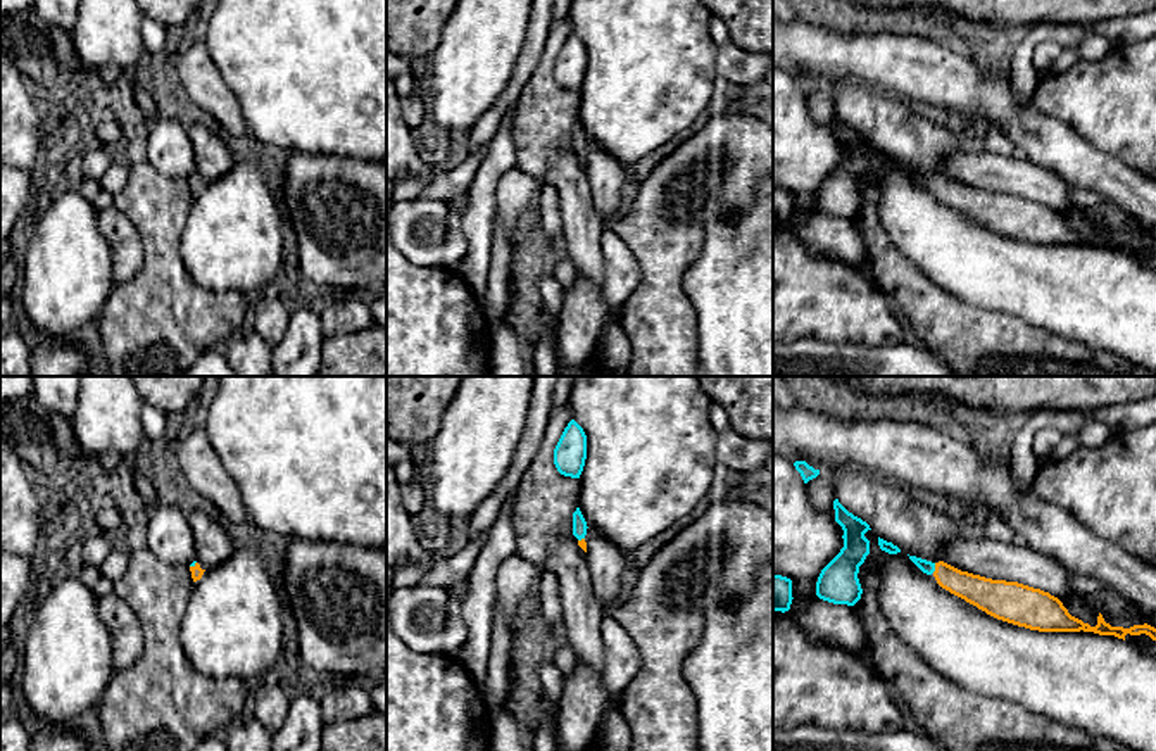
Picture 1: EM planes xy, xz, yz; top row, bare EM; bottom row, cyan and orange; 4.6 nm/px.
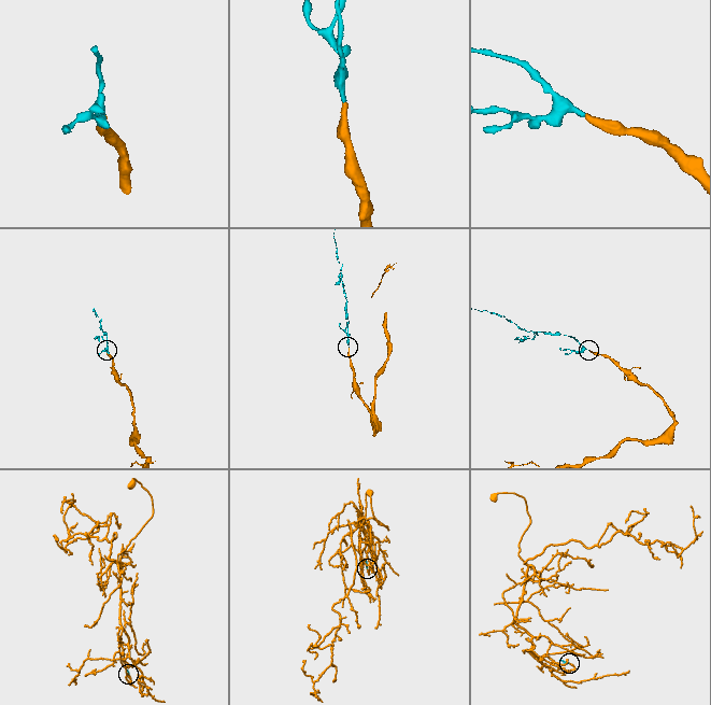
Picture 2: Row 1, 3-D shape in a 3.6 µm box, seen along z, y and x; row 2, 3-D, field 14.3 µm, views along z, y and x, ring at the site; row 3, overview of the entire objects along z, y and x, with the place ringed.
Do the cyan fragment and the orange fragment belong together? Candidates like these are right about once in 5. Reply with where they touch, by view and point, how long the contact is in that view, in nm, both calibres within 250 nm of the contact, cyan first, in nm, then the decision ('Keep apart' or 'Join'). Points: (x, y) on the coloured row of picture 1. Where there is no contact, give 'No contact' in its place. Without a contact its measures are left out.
Touches cyan at yz (934, 568). Shared border 50 nm. Thickness 60 nm (cyan) against 140 nm. Join

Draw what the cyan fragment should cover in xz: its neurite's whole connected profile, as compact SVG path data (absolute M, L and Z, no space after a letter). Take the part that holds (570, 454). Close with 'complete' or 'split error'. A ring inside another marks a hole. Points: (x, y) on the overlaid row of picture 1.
M571 420L554 449L554 464L561 475L580 478L585 459L587 435L583 428L575 420Z; complete

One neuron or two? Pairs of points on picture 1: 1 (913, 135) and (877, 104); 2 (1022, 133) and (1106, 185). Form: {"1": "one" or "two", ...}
{"1": "one", "2": "one"}

